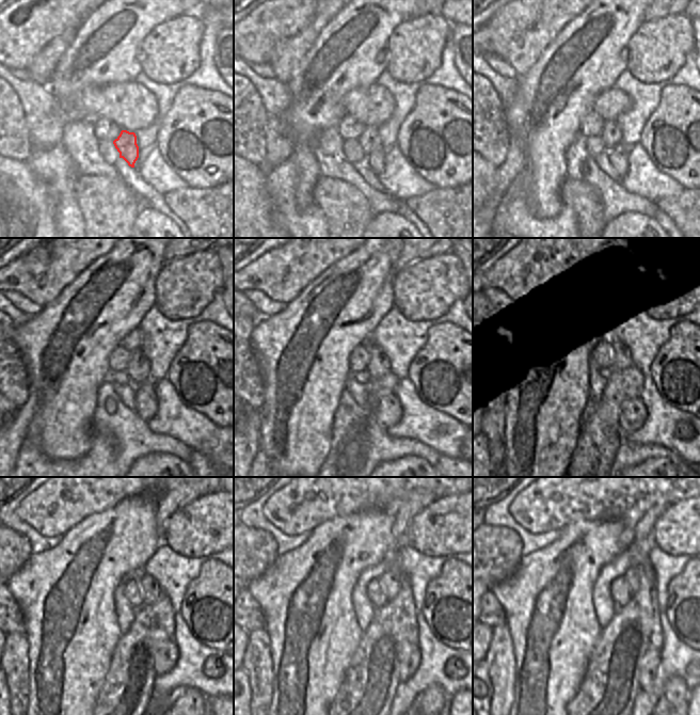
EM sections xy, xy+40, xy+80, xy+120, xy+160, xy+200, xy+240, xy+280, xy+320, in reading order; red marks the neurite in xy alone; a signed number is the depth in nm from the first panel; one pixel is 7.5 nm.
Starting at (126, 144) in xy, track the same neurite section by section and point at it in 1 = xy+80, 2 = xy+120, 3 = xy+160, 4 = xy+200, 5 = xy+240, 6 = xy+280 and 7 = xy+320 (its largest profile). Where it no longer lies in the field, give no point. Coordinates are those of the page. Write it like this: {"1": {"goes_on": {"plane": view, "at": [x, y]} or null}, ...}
{"1": {"goes_on": {"plane": "xy+80", "at": [610, 136]}}, "2": {"goes_on": {"plane": "xy+120", "at": [138, 369]}}, "3": {"goes_on": {"plane": "xy+160", "at": [379, 364]}}, "4": {"goes_on": {"plane": "xy+200", "at": [621, 358]}}, "5": {"goes_on": {"plane": "xy+240", "at": [150, 588]}}, "6": {"goes_on": {"plane": "xy+280", "at": [391, 581]}}, "7": {"goes_on": {"plane": "xy+320", "at": [632, 576]}}}

